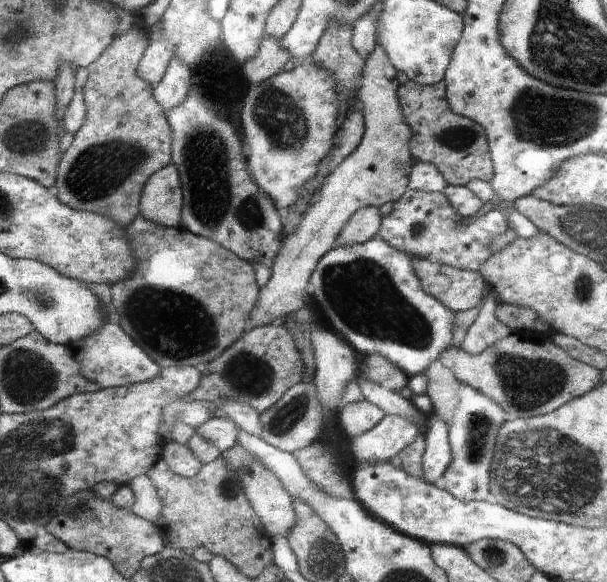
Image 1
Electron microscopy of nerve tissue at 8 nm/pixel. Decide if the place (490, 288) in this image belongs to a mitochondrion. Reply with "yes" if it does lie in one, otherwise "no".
no

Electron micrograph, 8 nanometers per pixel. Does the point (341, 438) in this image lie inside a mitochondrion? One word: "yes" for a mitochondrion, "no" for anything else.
no

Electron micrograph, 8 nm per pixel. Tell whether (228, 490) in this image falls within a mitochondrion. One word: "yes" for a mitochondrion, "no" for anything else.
yes

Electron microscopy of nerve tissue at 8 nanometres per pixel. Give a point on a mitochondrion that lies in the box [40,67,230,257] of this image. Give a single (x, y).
(97, 171)

